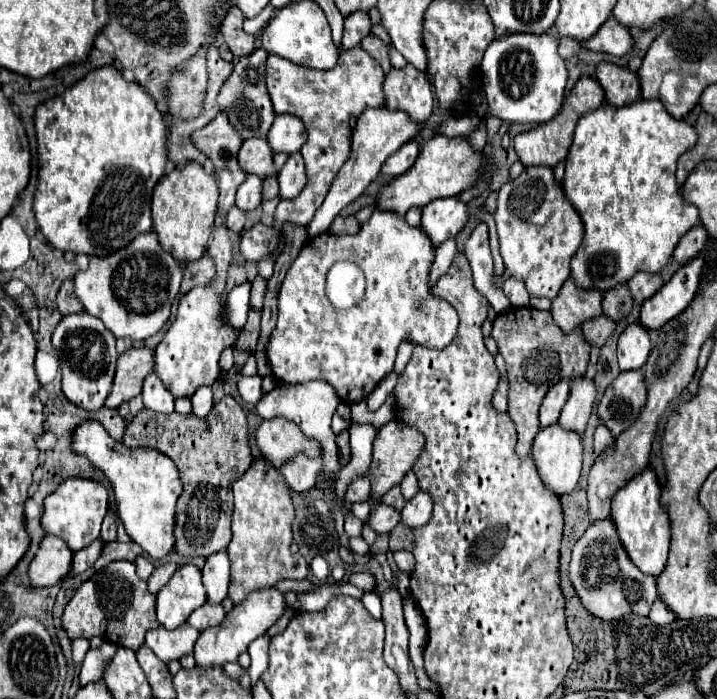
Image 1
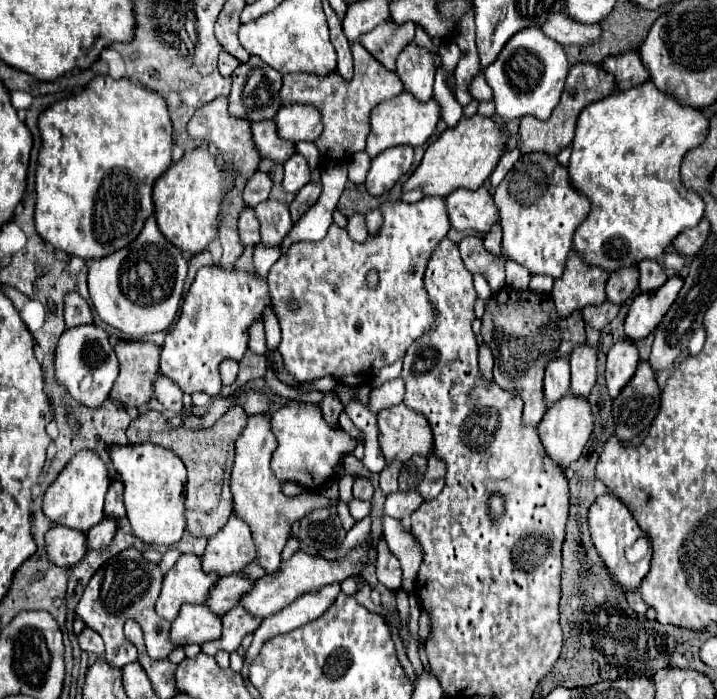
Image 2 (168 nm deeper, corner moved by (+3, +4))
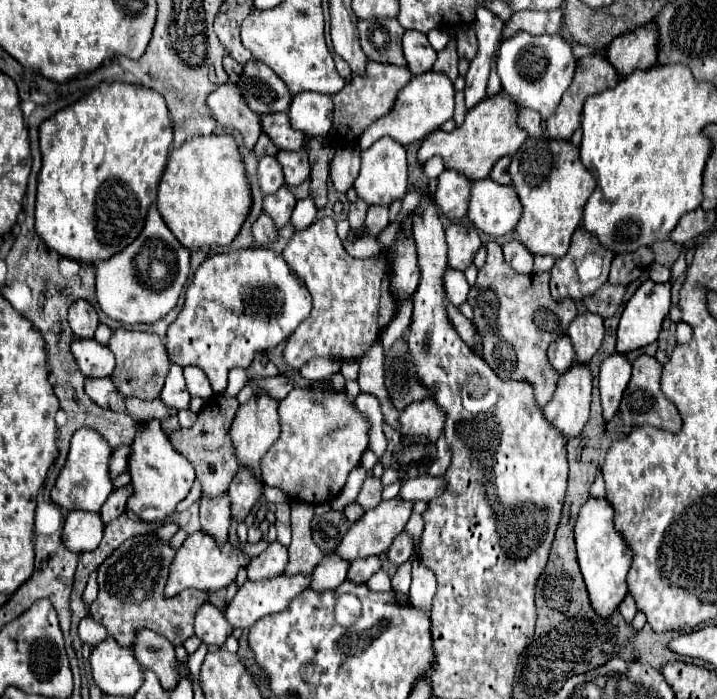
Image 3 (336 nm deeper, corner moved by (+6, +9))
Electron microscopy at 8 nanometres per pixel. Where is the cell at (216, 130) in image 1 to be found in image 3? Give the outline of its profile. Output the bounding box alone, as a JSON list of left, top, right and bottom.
[207,83,261,149]

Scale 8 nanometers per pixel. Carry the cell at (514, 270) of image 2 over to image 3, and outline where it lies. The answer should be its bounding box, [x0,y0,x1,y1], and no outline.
[503,239,533,273]

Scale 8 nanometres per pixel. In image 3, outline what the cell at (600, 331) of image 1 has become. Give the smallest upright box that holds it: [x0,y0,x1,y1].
[583,283,625,319]

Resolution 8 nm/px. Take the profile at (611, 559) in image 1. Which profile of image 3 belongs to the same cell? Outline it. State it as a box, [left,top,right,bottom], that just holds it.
[619,595,637,621]

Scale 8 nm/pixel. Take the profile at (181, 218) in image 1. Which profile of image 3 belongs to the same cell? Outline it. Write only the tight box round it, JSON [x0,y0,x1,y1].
[157,133,251,249]

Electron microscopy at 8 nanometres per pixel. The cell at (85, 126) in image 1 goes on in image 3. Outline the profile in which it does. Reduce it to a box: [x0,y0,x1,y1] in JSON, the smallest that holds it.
[35,81,173,265]

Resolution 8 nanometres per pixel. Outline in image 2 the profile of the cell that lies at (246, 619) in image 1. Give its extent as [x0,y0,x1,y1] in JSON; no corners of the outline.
[240,544,370,618]

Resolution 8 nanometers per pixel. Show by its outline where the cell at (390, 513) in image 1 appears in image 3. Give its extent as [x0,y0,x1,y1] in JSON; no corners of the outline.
[399,473,445,501]

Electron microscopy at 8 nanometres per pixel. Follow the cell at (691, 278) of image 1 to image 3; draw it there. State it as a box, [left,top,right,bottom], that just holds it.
[617,281,671,355]

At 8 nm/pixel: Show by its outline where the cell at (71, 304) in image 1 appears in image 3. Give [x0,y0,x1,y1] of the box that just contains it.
[69,299,99,339]

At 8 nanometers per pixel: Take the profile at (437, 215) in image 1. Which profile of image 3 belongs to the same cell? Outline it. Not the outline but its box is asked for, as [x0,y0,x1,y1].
[469,179,521,237]

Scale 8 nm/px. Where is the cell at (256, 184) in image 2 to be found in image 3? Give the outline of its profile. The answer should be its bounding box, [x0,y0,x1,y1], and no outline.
[257,155,283,195]

